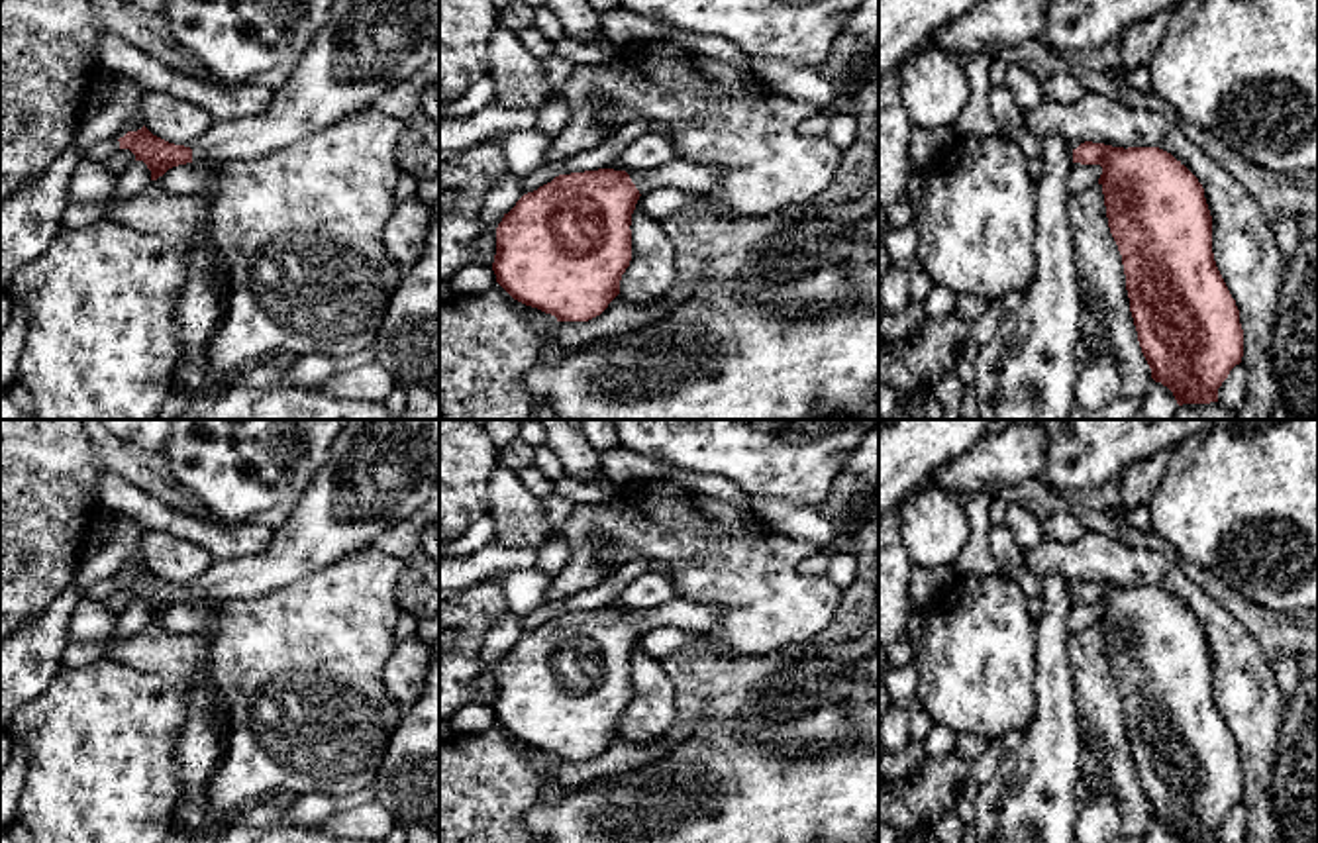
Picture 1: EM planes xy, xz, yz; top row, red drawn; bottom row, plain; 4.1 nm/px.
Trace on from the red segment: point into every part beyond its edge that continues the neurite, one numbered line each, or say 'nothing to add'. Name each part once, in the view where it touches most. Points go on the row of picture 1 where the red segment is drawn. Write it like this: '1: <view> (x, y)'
1: xz (693, 177)

